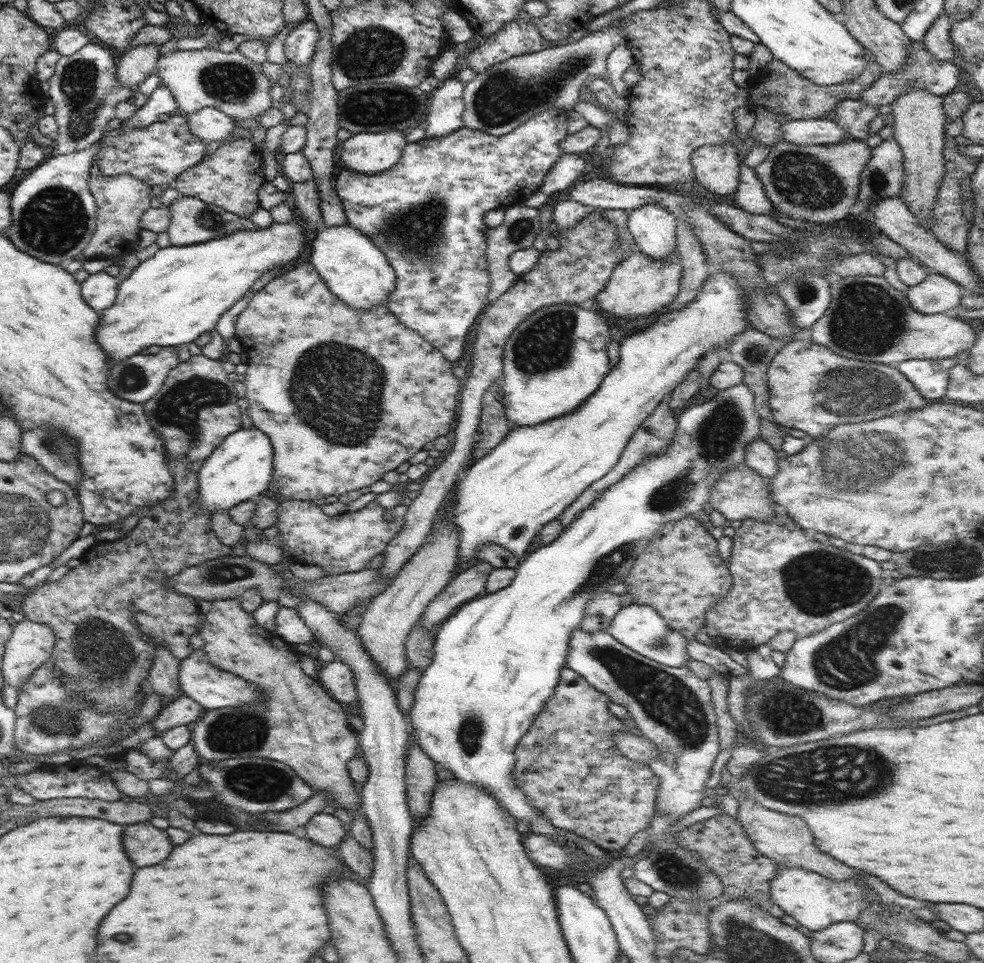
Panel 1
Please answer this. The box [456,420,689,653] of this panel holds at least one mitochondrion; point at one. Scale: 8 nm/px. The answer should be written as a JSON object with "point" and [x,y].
{"point":[604,569]}

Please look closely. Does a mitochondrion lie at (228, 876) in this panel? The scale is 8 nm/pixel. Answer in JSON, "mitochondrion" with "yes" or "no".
{"mitochondrion":"no"}

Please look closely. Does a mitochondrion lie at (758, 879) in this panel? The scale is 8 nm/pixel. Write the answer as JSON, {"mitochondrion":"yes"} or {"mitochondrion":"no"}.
{"mitochondrion":"no"}

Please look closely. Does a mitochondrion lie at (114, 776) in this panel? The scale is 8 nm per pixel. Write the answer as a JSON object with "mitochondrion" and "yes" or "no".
{"mitochondrion":"no"}

